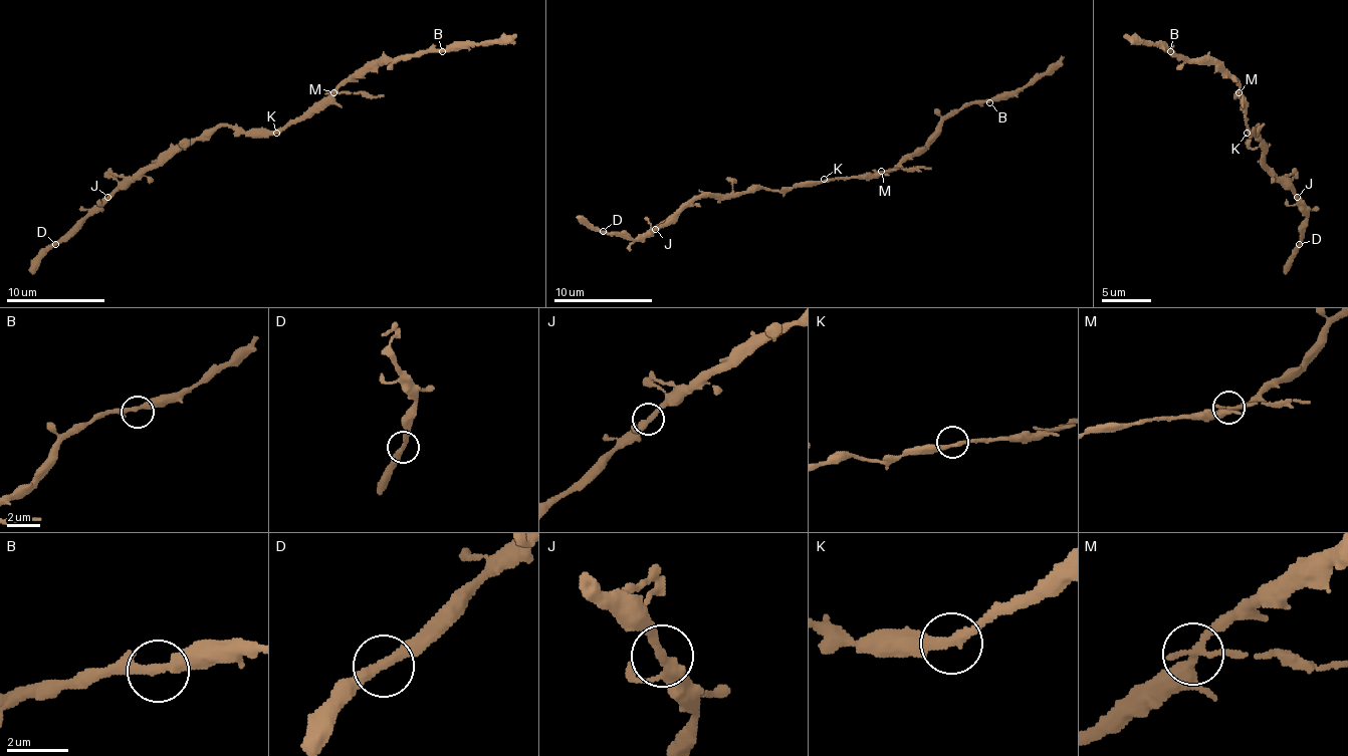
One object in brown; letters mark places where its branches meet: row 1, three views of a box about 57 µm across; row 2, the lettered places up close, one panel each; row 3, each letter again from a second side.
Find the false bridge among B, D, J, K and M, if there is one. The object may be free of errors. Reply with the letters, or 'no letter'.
M

